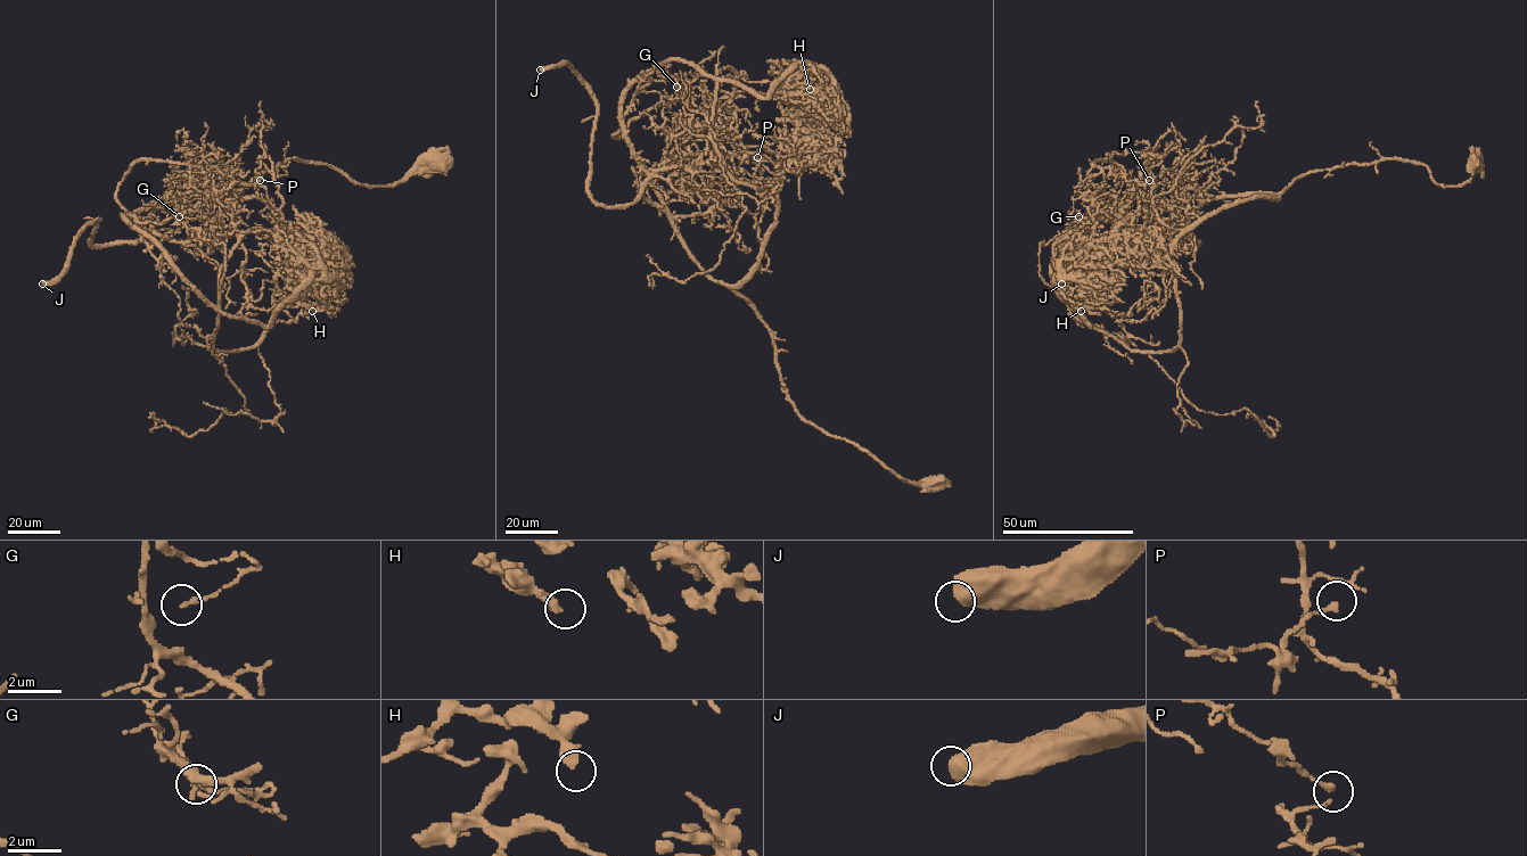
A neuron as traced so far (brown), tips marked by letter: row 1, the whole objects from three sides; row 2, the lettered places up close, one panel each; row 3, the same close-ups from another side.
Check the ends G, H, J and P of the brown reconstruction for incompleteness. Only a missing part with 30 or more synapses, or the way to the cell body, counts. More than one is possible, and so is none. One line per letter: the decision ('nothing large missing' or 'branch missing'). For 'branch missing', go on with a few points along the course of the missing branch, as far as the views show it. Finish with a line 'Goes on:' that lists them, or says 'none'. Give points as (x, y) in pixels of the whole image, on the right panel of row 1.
G: nothing large missing
H: nothing large missing
J: branch missing | (1061, 284), (1091, 320), (1074, 296), (1088, 269), (1109, 279), (1119, 265), (1156, 265), (1188, 301)
P: nothing large missing
Goes on: J

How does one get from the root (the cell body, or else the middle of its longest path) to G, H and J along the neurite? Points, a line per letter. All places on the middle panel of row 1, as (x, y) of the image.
G: (932, 483), (807, 422), (771, 330), (691, 256), (622, 101), (662, 62), (716, 80), (723, 48), (676, 87)
H: (932, 483), (807, 422), (732, 289), (776, 222), (821, 67), (787, 82), (810, 89)
J: (932, 483), (799, 414), (771, 330), (666, 213), (642, 194), (591, 197), (596, 97), (566, 63), (540, 70)

